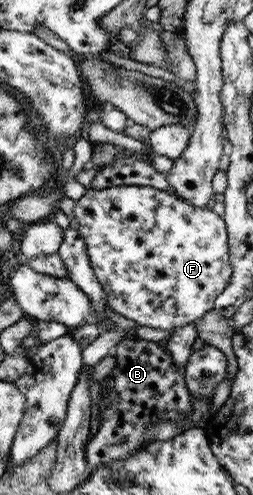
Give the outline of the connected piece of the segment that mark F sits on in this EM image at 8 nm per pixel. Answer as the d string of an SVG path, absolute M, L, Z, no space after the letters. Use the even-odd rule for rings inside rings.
M114 185L106 189L90 188L80 198L80 201L75 202L73 213L79 225L78 231L86 242L86 249L93 272L96 274L97 280L107 295L107 305L116 311L116 313L120 313L120 315L135 321L138 326L145 325L146 327L154 327L154 329L168 329L171 332L173 329L184 327L189 323L195 323L205 313L208 313L215 307L217 297L223 293L231 281L233 267L231 265L227 225L224 218L222 219L220 215L216 215L211 209L200 209L195 205L190 205L182 198L176 196L172 191L160 191L155 187L139 185Z

